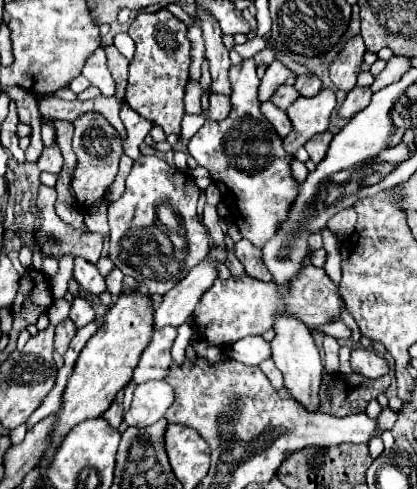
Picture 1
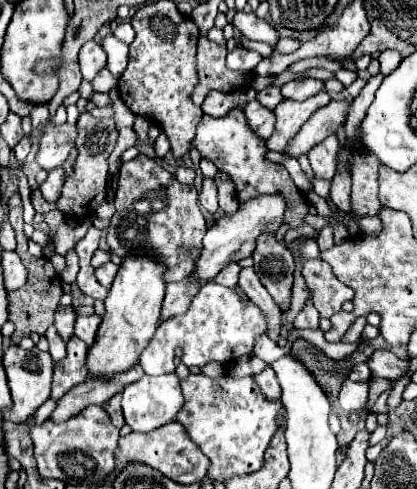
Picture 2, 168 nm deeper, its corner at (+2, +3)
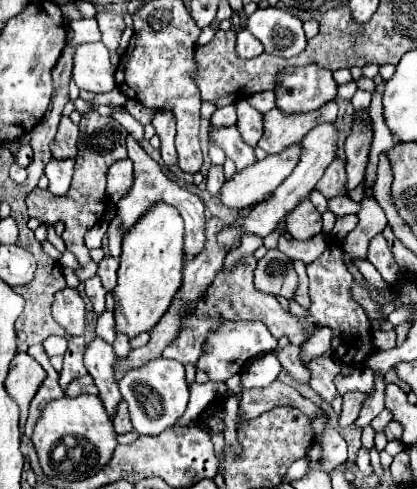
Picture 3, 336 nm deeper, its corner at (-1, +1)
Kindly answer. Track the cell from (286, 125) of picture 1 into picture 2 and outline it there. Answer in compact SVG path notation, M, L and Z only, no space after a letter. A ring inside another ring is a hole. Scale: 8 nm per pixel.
M249 101L243 113L245 117L249 117L249 125L253 125L253 131L259 137L269 137L275 131L275 113L265 109L259 101Z

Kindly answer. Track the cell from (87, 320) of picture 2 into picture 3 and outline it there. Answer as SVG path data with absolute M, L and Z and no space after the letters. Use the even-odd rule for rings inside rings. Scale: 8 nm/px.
M96 337L84 355L84 365L88 373L92 375L96 387L100 389L100 399L108 411L110 417L116 415L118 403L122 401L122 395L118 391L118 381L116 381L116 355L112 351L112 345Z

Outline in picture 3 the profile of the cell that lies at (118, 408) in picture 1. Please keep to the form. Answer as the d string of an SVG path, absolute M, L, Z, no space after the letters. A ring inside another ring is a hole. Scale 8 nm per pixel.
M120 401L118 413L114 417L114 429L116 429L116 433L130 433L134 429L130 415L128 415L128 403L124 403L124 401Z

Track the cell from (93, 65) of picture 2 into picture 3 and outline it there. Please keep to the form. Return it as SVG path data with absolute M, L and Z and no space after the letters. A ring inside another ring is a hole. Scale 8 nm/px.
M104 43L80 45L74 53L74 81L80 89L90 93L108 93L116 87L114 67L110 65Z

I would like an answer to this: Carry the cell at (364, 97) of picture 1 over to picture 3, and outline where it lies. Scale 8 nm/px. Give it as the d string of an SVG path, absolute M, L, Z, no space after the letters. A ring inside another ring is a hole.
M300 143L288 147L288 151L282 151L280 155L268 155L244 171L236 171L220 189L222 205L238 211L268 197L268 193L292 173L296 159L300 159Z

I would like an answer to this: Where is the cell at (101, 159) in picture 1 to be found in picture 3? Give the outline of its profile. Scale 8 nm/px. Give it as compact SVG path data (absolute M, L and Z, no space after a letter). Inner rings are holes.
M98 111L84 113L82 121L80 121L80 147L78 147L78 157L76 157L76 165L74 165L74 179L72 179L70 191L66 191L66 195L60 197L60 195L48 193L46 189L36 187L26 197L30 217L36 217L46 223L56 223L56 221L66 223L62 239L66 243L66 249L70 253L74 253L82 265L82 269L76 271L80 281L96 277L96 271L98 271L98 265L88 255L84 235L102 219L102 213L106 211L106 191L104 191L106 189L106 171L114 161L128 157L126 155L126 135L128 135L128 131L116 119L102 117Z

